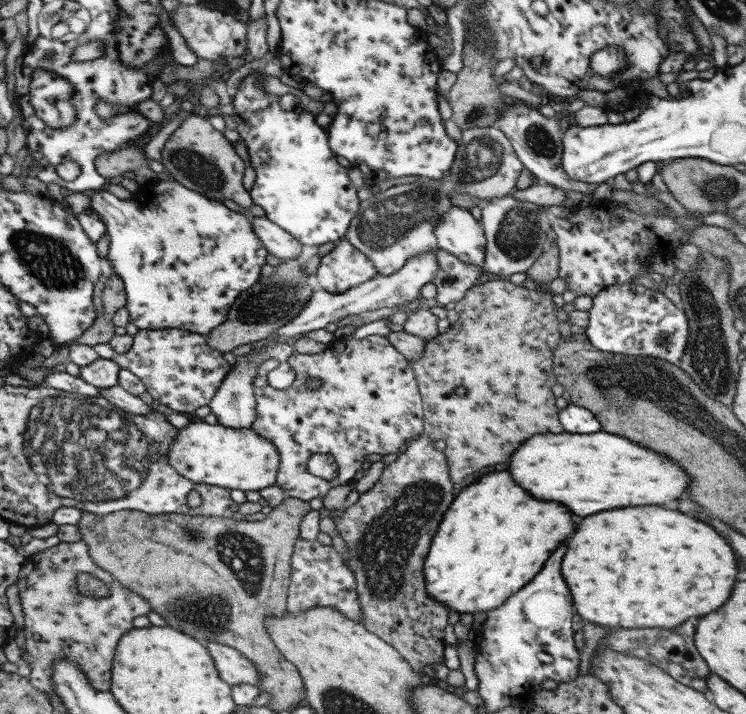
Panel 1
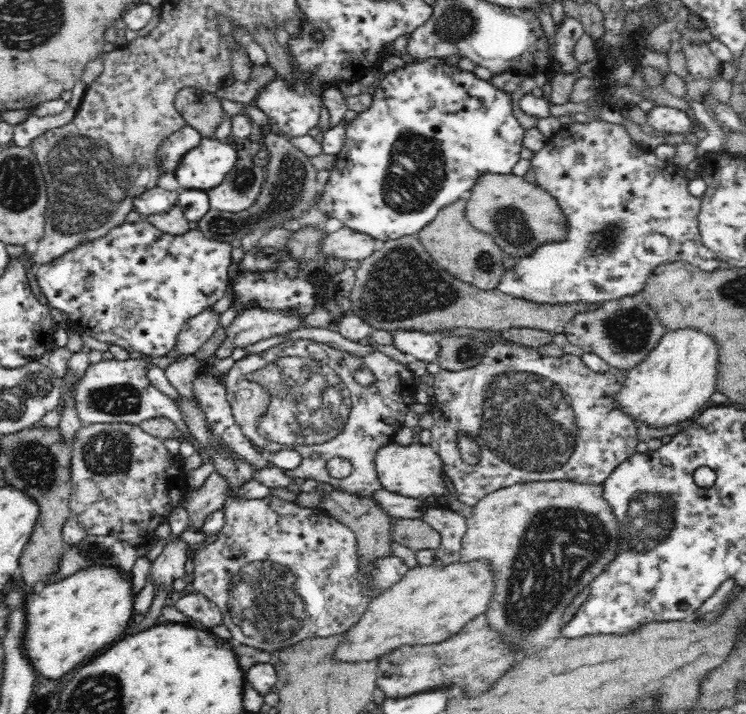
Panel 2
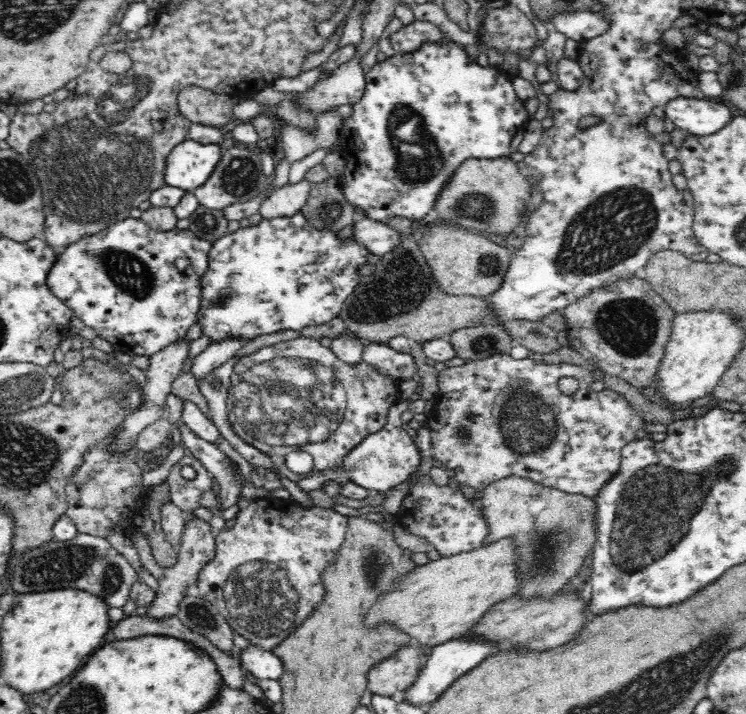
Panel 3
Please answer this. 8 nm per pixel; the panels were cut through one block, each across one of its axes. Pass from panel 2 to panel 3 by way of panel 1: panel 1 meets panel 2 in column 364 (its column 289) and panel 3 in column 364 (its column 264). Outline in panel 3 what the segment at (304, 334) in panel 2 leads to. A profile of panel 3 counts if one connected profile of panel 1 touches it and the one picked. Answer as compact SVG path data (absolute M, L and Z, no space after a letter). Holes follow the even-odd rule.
M366 342L362 360L372 365L378 373L392 377L396 384L412 378L417 368L412 355L396 351L383 343Z

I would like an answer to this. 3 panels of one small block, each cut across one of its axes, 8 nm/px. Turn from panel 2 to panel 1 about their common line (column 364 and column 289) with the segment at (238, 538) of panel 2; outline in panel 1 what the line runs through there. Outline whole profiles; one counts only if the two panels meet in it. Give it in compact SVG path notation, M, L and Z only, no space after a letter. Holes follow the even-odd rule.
M299 537L295 542L290 564L286 611L297 613L313 606L331 606L348 618L363 624L354 573L346 567L345 561L332 546Z

